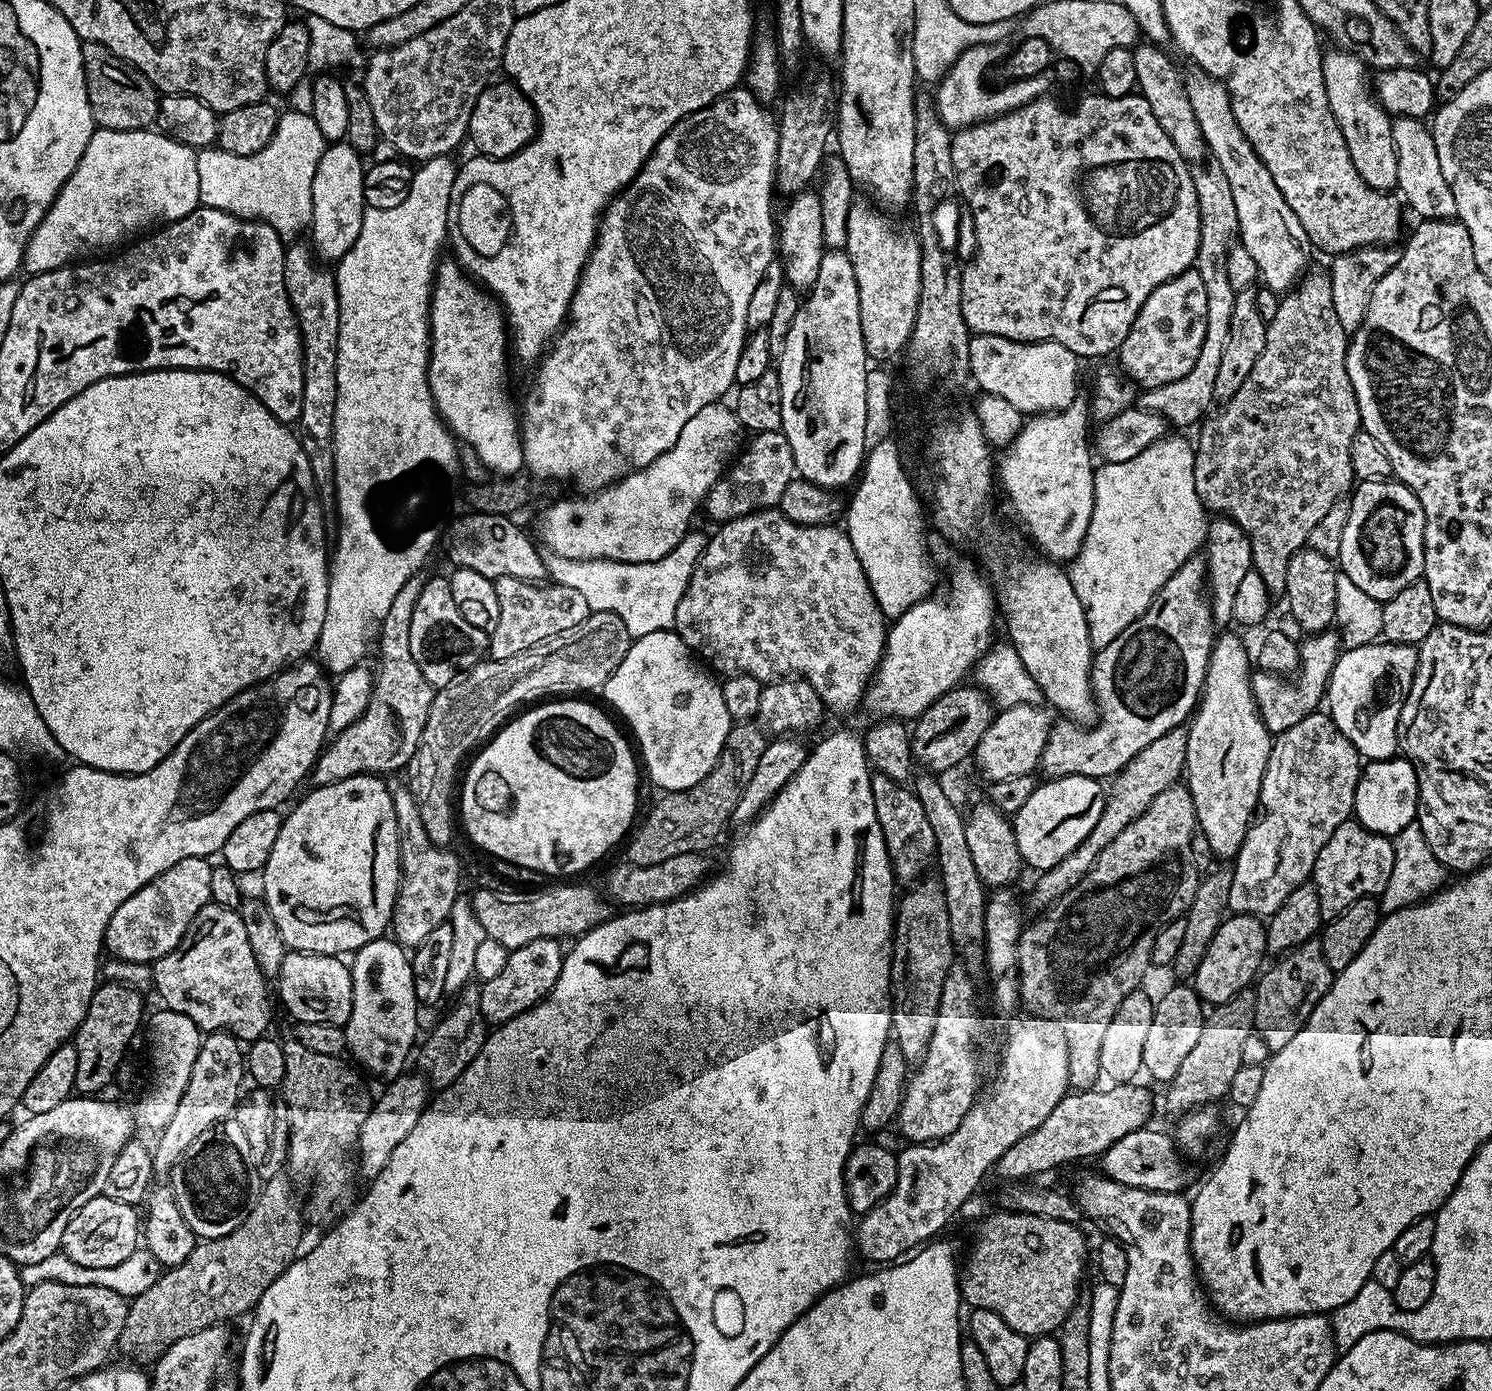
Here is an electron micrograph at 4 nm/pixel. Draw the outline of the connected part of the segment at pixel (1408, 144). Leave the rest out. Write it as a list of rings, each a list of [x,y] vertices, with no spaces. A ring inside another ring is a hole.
[[[1401,116],[1393,119],[1392,133],[1394,134],[1394,146],[1398,154],[1398,192],[1401,197],[1417,212],[1417,217],[1425,220],[1450,220],[1456,216],[1454,206],[1454,194],[1450,194],[1450,186],[1446,178],[1442,178],[1442,166],[1438,166],[1438,150],[1434,150],[1434,138],[1431,127],[1423,119],[1415,120],[1409,116]]]

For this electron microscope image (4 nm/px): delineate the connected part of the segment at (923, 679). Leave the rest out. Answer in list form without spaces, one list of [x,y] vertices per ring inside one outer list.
[[[956,564],[952,568],[952,573],[948,576],[948,589],[946,589],[945,592],[937,591],[931,598],[918,601],[914,606],[910,606],[910,610],[906,610],[901,616],[899,616],[891,627],[887,629],[884,656],[880,659],[880,666],[876,669],[876,674],[872,677],[868,690],[864,694],[864,699],[862,701],[863,711],[866,710],[870,715],[876,716],[872,718],[899,718],[904,722],[915,721],[921,714],[923,714],[925,708],[929,708],[930,705],[932,705],[932,703],[934,703],[934,701],[936,701],[942,694],[946,694],[952,688],[957,687],[957,685],[963,681],[960,679],[962,679],[967,672],[969,675],[969,673],[975,669],[982,657],[984,657],[984,655],[988,653],[989,648],[992,647],[994,643],[992,627],[994,627],[995,624],[998,624],[998,605],[994,595],[994,588],[987,579],[985,580],[986,581],[976,573],[974,565]]]

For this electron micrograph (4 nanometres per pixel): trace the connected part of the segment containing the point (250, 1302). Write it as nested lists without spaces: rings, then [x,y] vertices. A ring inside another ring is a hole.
[[[272,1180],[263,1185],[260,1201],[254,1206],[254,1210],[250,1210],[250,1214],[246,1218],[246,1222],[242,1222],[242,1226],[238,1226],[238,1230],[234,1230],[230,1234],[226,1234],[217,1240],[205,1240],[197,1243],[196,1249],[190,1254],[190,1258],[186,1258],[186,1262],[182,1262],[176,1268],[167,1269],[160,1277],[158,1282],[154,1282],[154,1286],[150,1286],[150,1290],[146,1290],[146,1294],[135,1297],[129,1303],[128,1313],[126,1314],[126,1322],[124,1329],[120,1335],[120,1343],[118,1345],[119,1351],[124,1351],[128,1356],[137,1356],[138,1359],[144,1360],[147,1356],[151,1358],[159,1357],[160,1353],[167,1350],[171,1344],[178,1342],[178,1338],[186,1338],[190,1334],[194,1334],[203,1328],[209,1328],[211,1324],[217,1322],[224,1322],[227,1316],[240,1316],[243,1312],[251,1313],[255,1309],[256,1303],[262,1298],[262,1294],[271,1284],[281,1276],[282,1273],[288,1269],[288,1265],[293,1260],[297,1259],[300,1248],[300,1216],[302,1220],[302,1212],[296,1209],[296,1200],[292,1197],[292,1192],[284,1184],[279,1184],[278,1181]]]

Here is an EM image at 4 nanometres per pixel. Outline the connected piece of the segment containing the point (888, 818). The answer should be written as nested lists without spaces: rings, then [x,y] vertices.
[[[877,771],[872,772],[872,793],[874,814],[878,814],[878,826],[882,826],[882,838],[886,842],[897,881],[904,882],[922,875],[936,850],[934,830],[930,830],[930,822],[926,818],[926,810],[922,810],[922,802],[912,793],[911,787]]]

